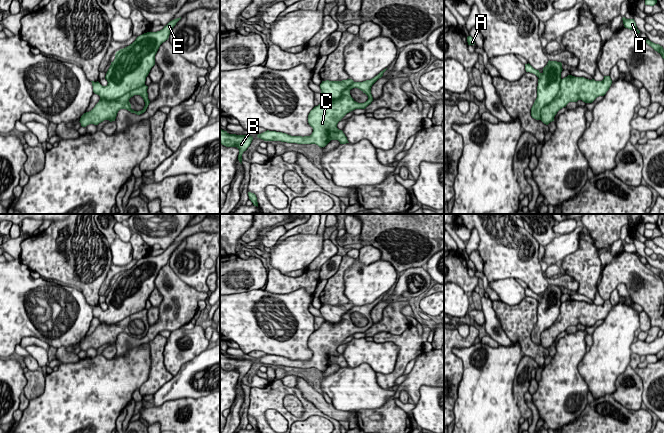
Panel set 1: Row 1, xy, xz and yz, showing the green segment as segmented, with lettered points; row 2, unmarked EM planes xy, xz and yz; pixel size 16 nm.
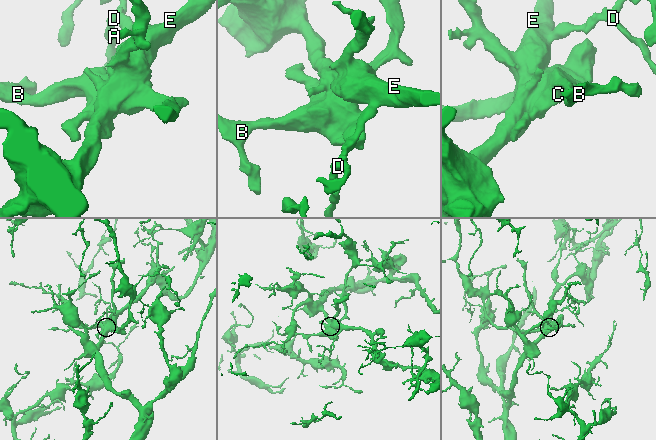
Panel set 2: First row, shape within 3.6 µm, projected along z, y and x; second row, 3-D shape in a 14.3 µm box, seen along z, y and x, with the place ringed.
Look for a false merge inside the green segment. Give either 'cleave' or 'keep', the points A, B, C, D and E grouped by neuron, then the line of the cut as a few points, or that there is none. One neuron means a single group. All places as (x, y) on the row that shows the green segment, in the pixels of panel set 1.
cleave; A D E / B C; cut in xy along (144, 84), (112, 100), (100, 98)

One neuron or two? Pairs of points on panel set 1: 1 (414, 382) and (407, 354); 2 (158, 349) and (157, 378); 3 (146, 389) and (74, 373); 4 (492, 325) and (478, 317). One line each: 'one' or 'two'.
1: two
2: one
3: two
4: two

